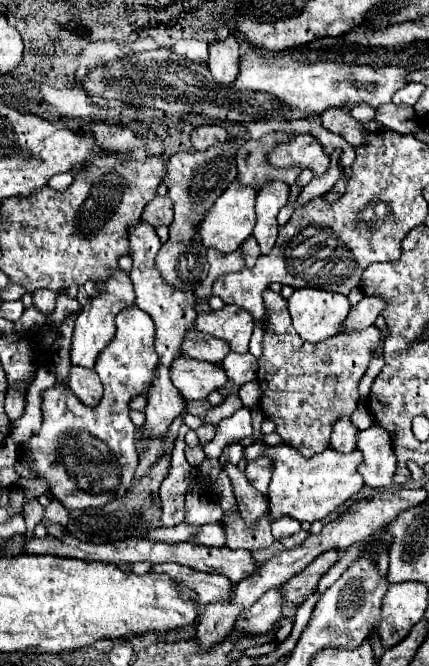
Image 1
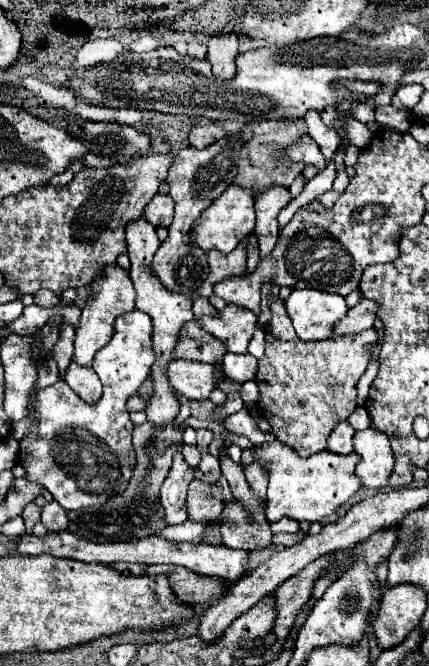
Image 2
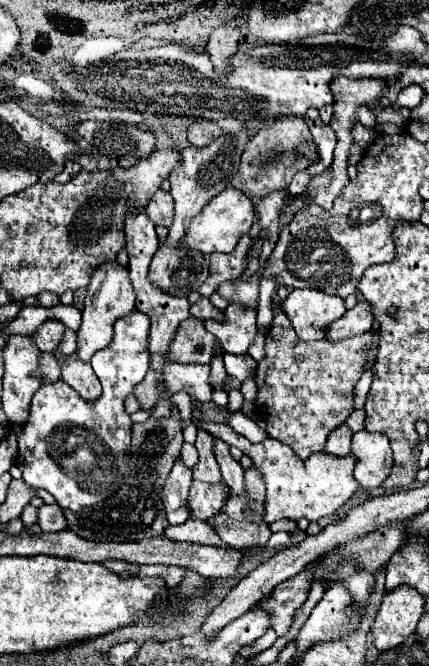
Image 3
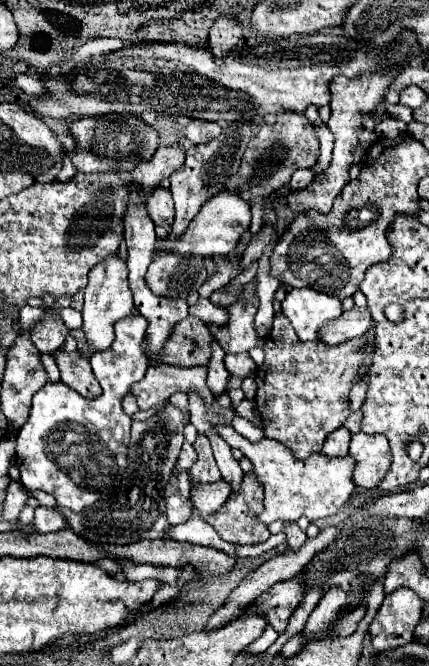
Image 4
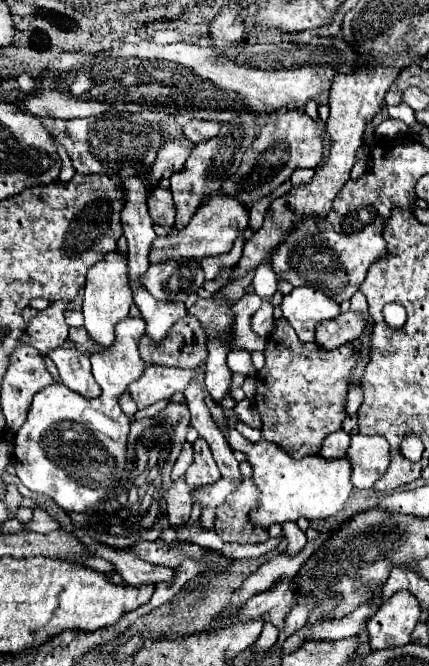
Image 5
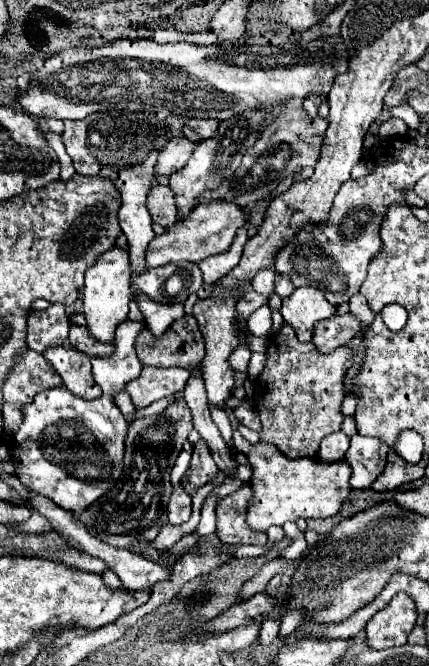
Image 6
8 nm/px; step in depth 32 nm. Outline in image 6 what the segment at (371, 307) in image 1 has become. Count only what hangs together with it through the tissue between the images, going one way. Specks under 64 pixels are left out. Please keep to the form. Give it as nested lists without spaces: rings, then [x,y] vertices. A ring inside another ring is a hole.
[[[348,312],[344,316],[320,320],[320,324],[316,324],[316,328],[314,328],[312,342],[316,344],[318,352],[328,354],[328,352],[344,346],[352,338],[356,338],[360,332],[362,332],[362,322]]]

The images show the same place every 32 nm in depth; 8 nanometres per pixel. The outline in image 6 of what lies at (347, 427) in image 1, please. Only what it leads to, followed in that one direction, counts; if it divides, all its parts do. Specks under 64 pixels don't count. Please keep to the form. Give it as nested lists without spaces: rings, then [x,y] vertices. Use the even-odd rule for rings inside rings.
[[[342,430],[334,432],[332,436],[326,436],[322,440],[322,446],[320,446],[316,458],[318,460],[326,460],[326,462],[342,460],[346,450],[348,450],[348,444],[350,444],[350,436],[346,436]]]

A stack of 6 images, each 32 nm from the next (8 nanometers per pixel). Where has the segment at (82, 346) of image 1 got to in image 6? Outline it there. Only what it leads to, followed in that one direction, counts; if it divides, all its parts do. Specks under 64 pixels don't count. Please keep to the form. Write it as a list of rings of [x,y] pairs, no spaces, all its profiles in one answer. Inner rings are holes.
[[[112,248],[104,252],[96,260],[92,268],[86,270],[86,282],[84,282],[84,316],[86,316],[86,328],[88,332],[100,340],[102,344],[110,344],[114,340],[114,330],[124,318],[128,316],[128,304],[132,300],[132,288],[130,288],[130,260],[128,252],[120,248]]]

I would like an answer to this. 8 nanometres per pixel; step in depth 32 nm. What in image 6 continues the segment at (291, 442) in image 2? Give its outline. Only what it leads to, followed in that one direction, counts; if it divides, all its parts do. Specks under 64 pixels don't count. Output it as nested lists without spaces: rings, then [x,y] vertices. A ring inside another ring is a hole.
[[[284,324],[278,334],[270,336],[266,366],[254,384],[254,404],[262,420],[260,440],[274,444],[290,458],[316,456],[320,440],[338,432],[342,426],[342,400],[346,398],[344,378],[352,358],[354,354],[346,346],[330,354],[316,352],[316,346],[312,342],[302,344],[288,324]]]

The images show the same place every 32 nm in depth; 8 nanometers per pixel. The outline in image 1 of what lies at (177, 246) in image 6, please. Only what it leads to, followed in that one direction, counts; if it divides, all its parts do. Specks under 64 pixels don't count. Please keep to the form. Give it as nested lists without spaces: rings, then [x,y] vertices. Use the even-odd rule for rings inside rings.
[[[234,180],[224,194],[216,200],[216,204],[204,214],[204,220],[200,222],[200,238],[206,248],[216,248],[220,252],[236,252],[240,244],[252,236],[254,224],[256,224],[256,188],[244,188],[240,180]]]

